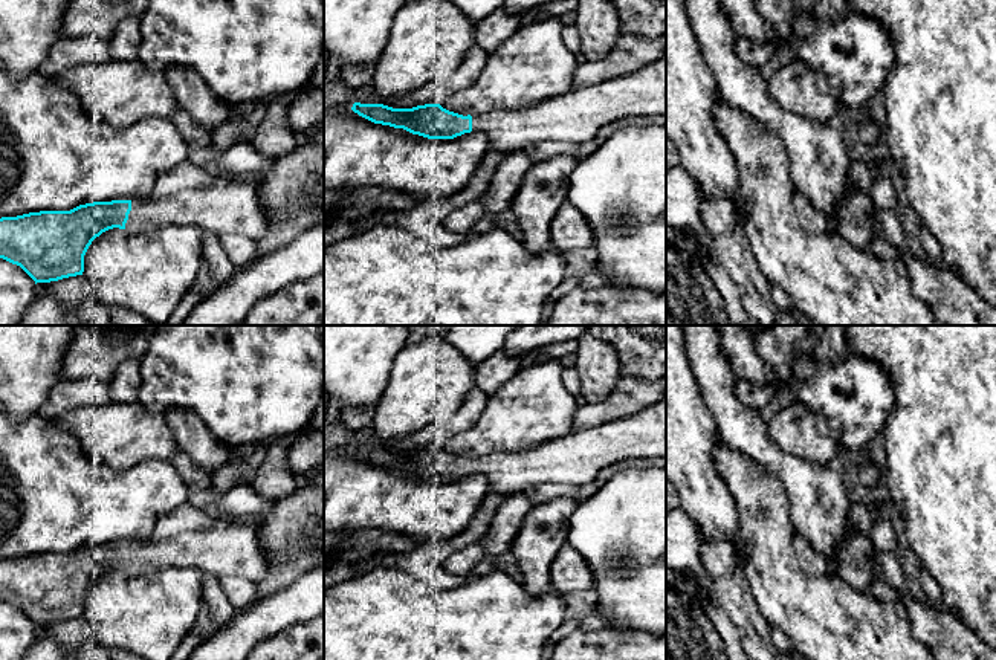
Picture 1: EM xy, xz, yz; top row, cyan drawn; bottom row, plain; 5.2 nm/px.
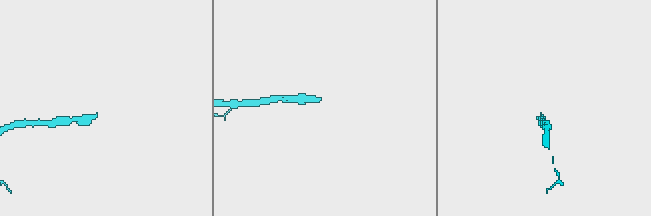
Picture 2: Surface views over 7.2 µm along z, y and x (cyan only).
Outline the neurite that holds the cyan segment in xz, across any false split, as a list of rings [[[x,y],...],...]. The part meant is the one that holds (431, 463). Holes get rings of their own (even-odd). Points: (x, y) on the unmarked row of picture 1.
[[[666,393],[635,416],[576,429],[522,452],[493,452],[463,458],[440,446],[393,451],[354,445],[351,452],[382,468],[428,481],[454,481],[481,474],[492,492],[513,495],[542,483],[591,483],[602,469],[628,458],[666,457]]]

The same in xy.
[[[188,501],[162,515],[147,539],[79,547],[70,553],[40,553],[0,561],[0,600],[20,608],[34,623],[50,625],[82,617],[84,597],[102,574],[119,570],[141,576],[159,568],[197,568],[217,578],[238,576],[254,584],[269,574],[270,562],[260,544],[263,522],[212,519]]]

